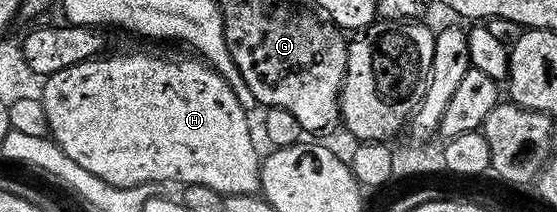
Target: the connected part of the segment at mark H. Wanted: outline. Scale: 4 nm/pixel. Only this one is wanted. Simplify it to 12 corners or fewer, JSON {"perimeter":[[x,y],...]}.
{"perimeter":[[208,62],[48,75],[48,133],[115,187],[242,193],[262,159]]}

